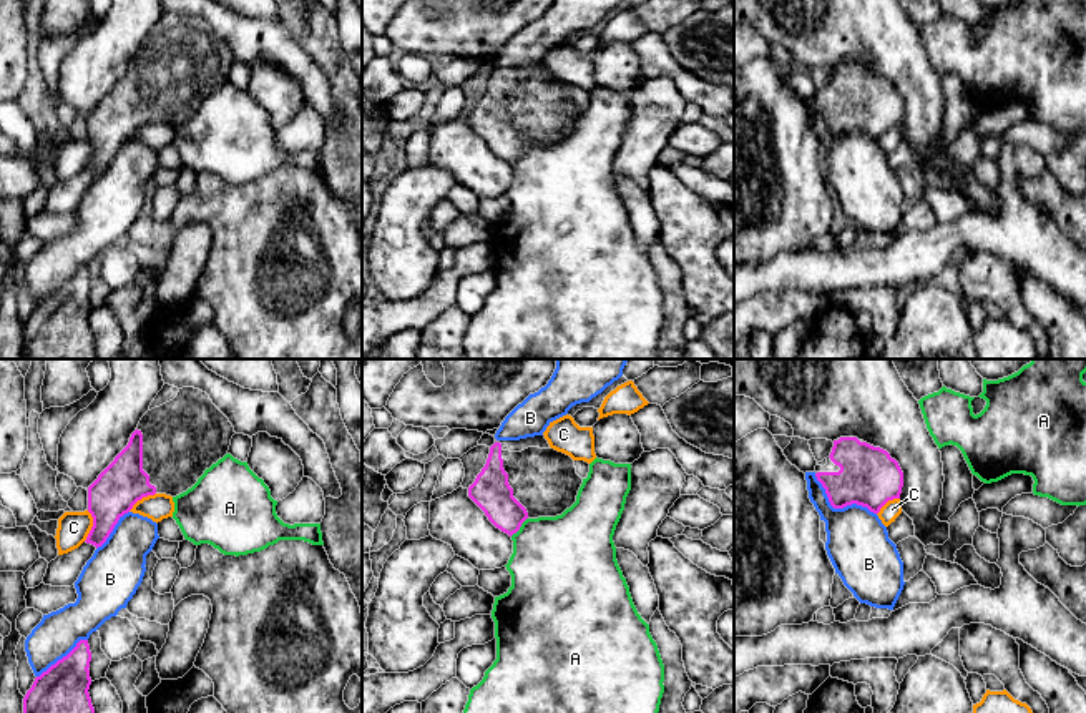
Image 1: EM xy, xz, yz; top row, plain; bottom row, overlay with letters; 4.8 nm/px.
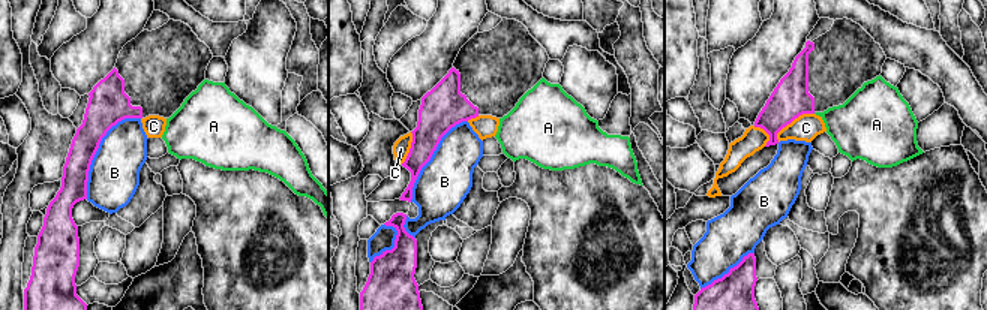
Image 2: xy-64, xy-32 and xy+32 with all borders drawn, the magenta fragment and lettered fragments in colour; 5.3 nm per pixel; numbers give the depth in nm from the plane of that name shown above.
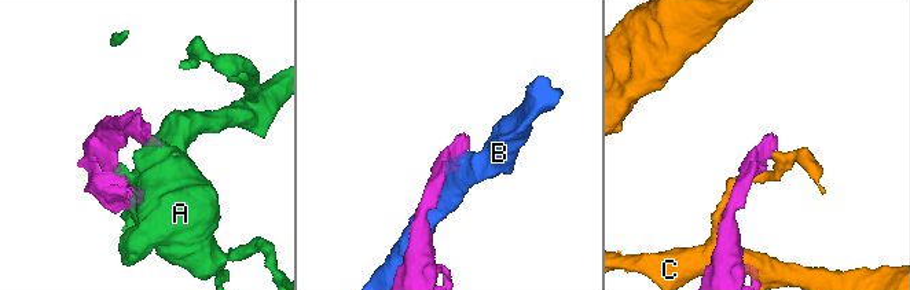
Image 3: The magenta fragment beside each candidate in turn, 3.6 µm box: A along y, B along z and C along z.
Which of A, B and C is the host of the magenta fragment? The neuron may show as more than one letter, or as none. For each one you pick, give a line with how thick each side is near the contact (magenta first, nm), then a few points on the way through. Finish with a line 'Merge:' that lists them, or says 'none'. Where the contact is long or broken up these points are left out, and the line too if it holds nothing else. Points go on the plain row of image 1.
Merge: none

